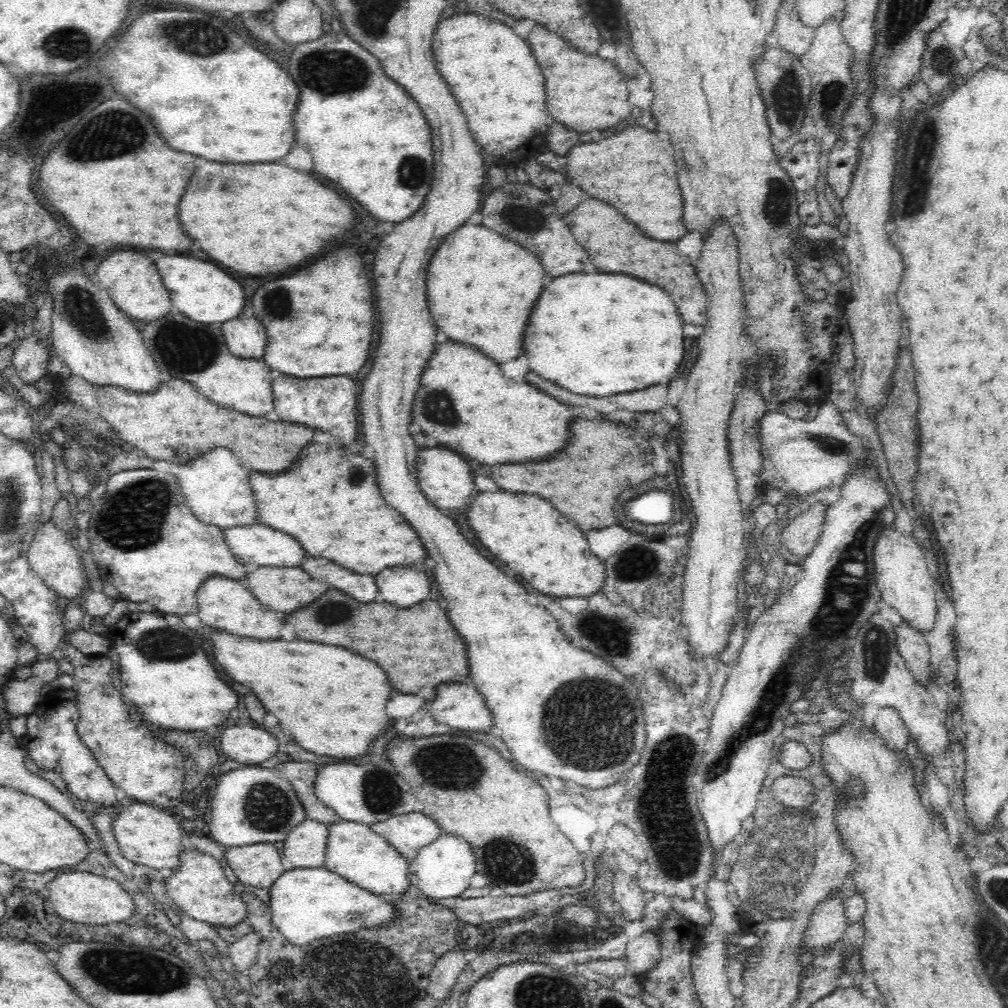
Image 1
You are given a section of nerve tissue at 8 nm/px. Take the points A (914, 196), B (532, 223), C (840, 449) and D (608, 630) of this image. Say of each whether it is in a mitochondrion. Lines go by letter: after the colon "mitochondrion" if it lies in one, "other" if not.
A: mitochondrion
B: mitochondrion
C: mitochondrion
D: mitochondrion

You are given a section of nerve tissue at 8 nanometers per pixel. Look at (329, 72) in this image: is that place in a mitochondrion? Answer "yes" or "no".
yes

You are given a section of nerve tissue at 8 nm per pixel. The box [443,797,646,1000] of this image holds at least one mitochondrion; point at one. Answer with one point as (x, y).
(507, 862)

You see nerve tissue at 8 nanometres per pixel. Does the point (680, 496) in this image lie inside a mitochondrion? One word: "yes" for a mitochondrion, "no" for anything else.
no

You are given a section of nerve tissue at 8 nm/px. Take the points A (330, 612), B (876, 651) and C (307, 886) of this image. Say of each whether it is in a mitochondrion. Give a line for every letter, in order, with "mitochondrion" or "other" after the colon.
A: mitochondrion
B: mitochondrion
C: other

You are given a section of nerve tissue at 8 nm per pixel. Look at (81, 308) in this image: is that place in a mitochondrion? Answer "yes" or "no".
yes

